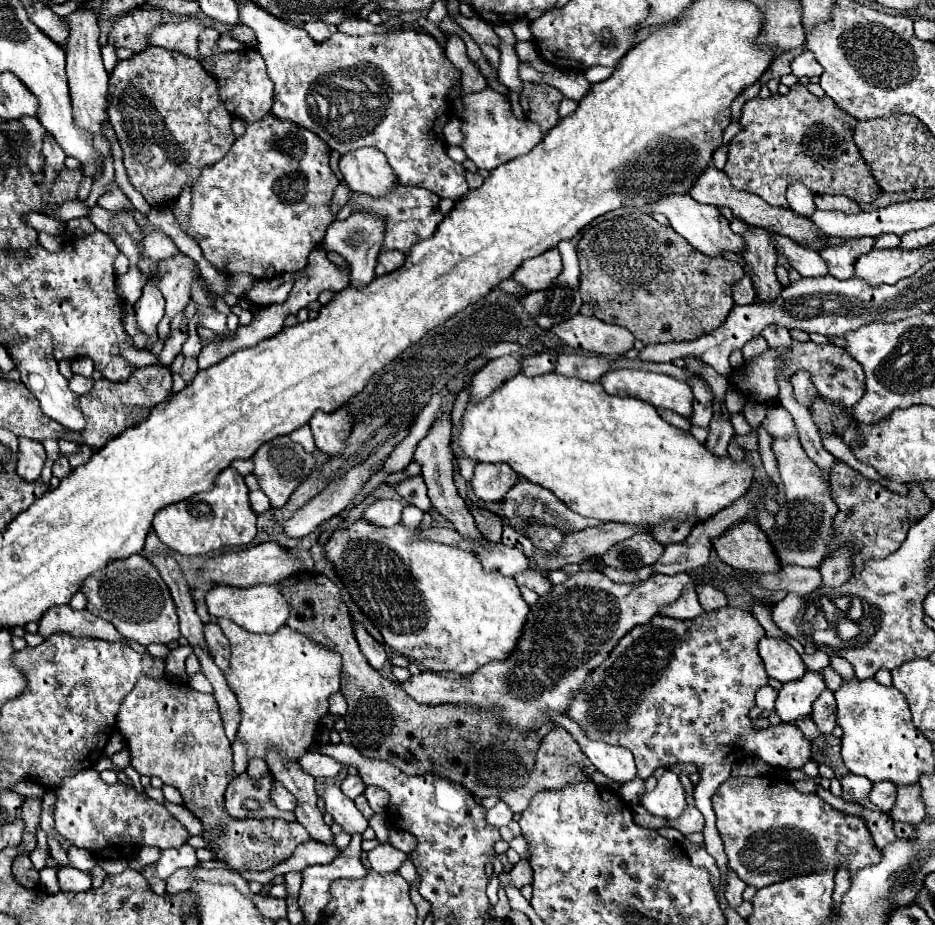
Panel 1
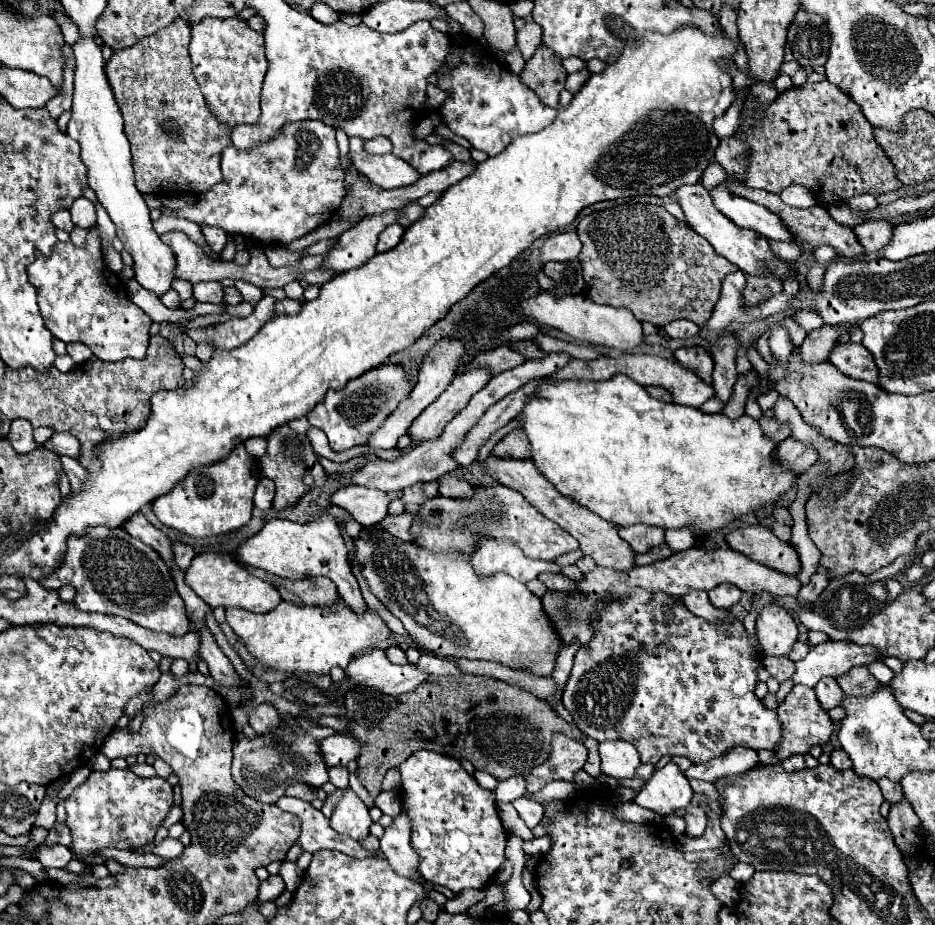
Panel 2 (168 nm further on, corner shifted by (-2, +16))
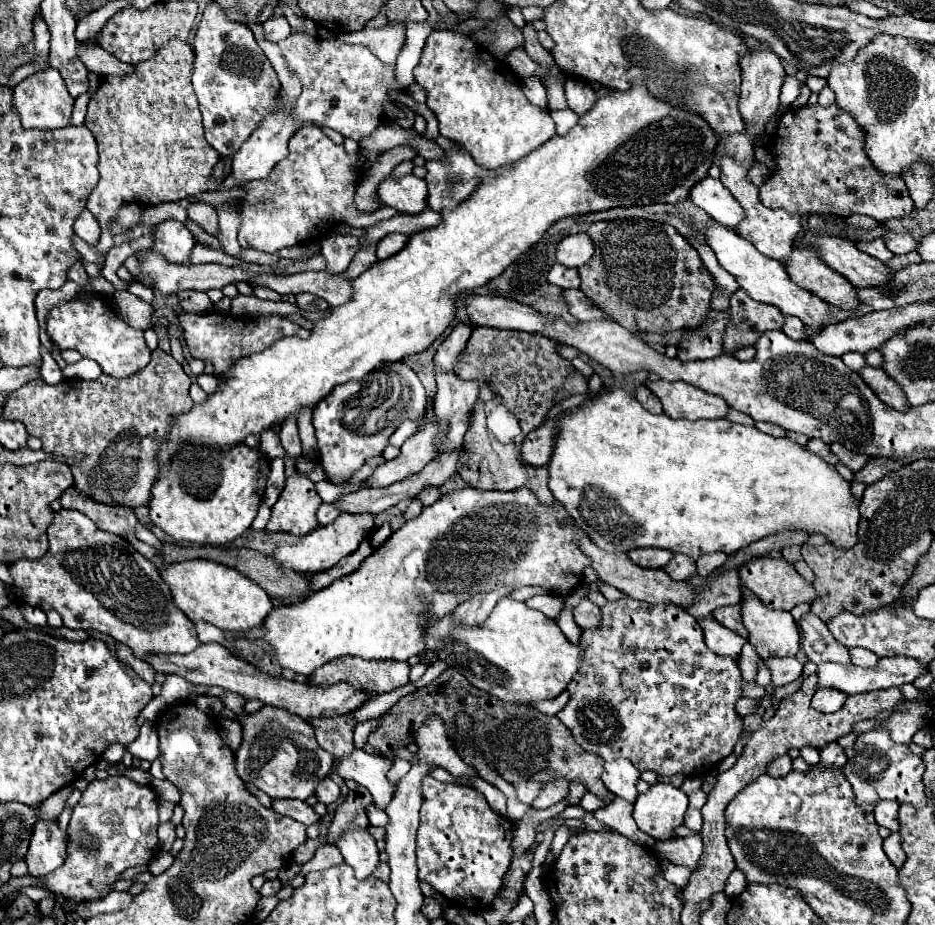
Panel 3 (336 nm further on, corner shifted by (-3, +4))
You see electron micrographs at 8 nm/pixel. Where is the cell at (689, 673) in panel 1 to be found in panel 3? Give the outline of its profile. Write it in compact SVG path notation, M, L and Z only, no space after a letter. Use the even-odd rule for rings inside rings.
M621 598L617 602L607 602L603 608L601 608L601 614L603 614L603 620L601 620L601 626L599 630L583 630L581 634L581 648L585 652L583 656L583 664L581 668L577 670L577 674L573 676L573 680L569 682L567 690L571 694L567 706L557 714L557 718L567 726L567 730L571 732L571 736L575 738L575 742L595 754L595 756L601 756L603 760L615 760L615 758L629 758L631 764L635 764L635 768L639 768L641 772L643 770L651 770L651 772L657 772L659 776L671 776L671 774L685 774L685 776L695 776L695 774L707 774L717 762L721 762L723 758L727 758L737 740L741 740L741 730L743 730L743 718L735 712L735 702L741 698L741 670L737 666L737 660L733 658L721 658L721 656L715 656L703 642L703 634L701 634L701 626L697 624L697 620L683 608L677 608L677 606L665 606L665 608L657 608L653 604L647 604L647 602L639 602L639 600L633 600L633 598ZM613 668L617 668L619 676L617 680L615 674L613 674Z

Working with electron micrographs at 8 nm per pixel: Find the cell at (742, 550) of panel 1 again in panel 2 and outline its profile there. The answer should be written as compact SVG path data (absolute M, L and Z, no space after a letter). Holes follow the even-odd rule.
M762 524L742 526L726 534L726 542L732 550L742 552L754 562L780 570L784 574L798 574L800 560L792 544L778 540L770 528Z

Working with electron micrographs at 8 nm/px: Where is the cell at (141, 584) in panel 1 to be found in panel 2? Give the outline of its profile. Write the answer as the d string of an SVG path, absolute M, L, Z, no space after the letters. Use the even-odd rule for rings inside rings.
M98 526L88 530L88 534L82 538L70 536L64 564L40 584L54 590L64 584L72 584L76 588L74 604L84 612L122 616L142 628L166 632L172 636L184 636L190 626L184 602L176 592L168 566L150 546L130 536L122 528L108 530Z

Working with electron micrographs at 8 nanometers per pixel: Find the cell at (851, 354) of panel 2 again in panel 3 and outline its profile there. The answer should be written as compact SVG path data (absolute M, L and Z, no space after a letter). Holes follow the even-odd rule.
M865 366L859 374L869 384L869 388L873 388L873 392L879 396L879 400L885 402L887 406L891 406L899 412L905 412L905 410L911 408L905 400L905 394L899 390L899 384L891 376L887 376L885 370Z

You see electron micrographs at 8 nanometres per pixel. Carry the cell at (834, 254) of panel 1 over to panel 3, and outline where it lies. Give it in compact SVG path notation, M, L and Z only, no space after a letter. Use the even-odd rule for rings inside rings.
M877 238L877 240L873 240L873 242L865 242L865 244L857 244L857 246L859 246L865 254L869 254L869 256L881 260L881 262L889 262L889 260L893 258L893 252L887 250L883 238Z

